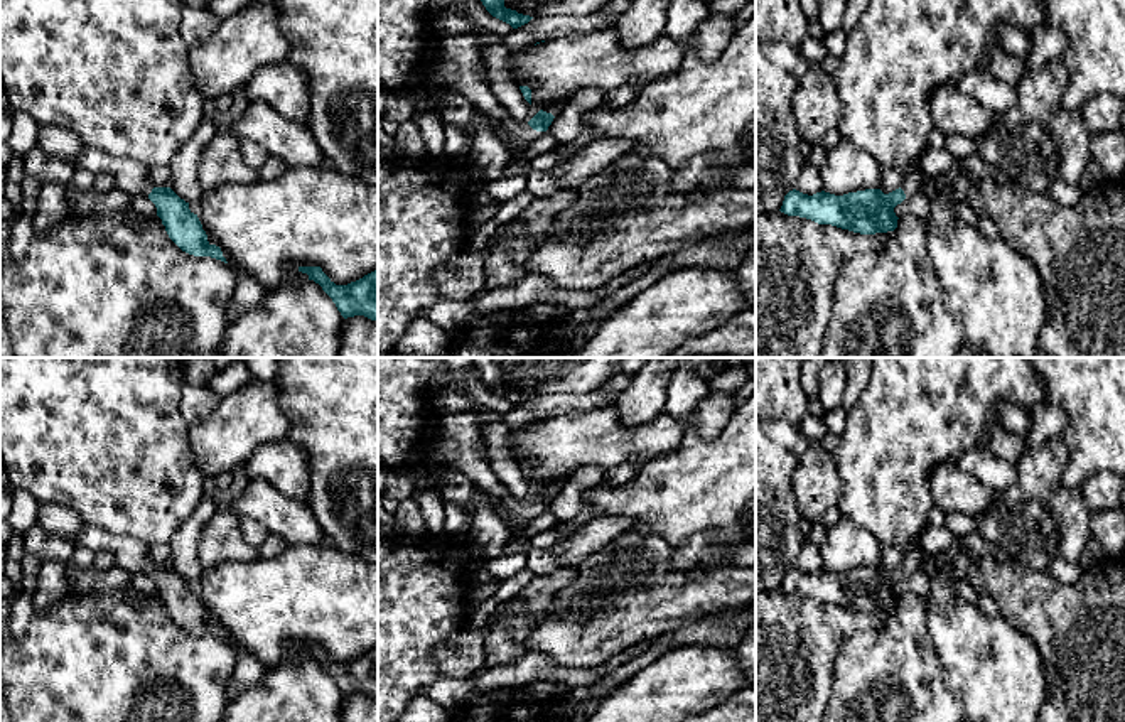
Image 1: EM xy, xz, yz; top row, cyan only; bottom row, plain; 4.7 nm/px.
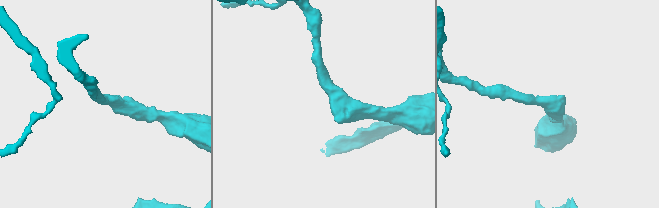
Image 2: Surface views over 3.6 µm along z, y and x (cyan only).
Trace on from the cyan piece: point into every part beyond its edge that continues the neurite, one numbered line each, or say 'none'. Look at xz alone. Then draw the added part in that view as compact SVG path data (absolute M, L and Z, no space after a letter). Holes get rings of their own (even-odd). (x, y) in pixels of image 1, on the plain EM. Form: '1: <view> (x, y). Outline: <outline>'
1: xz (520, 511). Outline: M511 494L499 498L499 504L509 515L514 531L523 530L538 511L526 499L518 499Z

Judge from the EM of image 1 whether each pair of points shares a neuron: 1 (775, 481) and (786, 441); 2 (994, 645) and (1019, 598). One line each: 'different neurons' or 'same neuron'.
1: same neuron
2: different neurons

